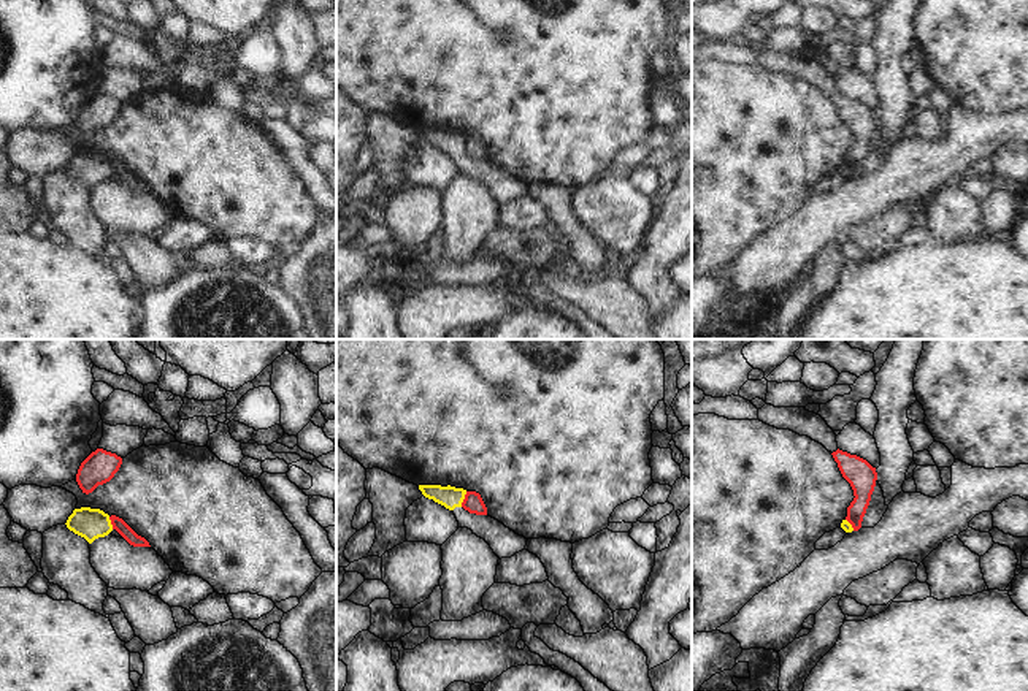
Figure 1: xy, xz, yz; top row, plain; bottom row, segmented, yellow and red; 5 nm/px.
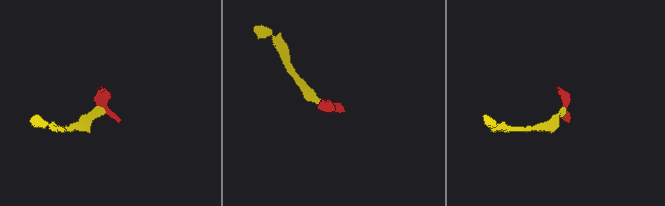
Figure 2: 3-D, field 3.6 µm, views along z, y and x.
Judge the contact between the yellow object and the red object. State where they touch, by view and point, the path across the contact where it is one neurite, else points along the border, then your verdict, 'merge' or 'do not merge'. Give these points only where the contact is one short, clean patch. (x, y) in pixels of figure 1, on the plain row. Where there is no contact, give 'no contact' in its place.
meets yellow in xz at (464, 143); border along xz (467, 137), (460, 151); do not merge

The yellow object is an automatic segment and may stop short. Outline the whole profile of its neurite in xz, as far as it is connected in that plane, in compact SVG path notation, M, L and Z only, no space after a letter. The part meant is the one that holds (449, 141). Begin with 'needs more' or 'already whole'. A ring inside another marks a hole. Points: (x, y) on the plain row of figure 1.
needs more | M419 130L419 135L425 143L433 144L435 147L452 155L458 166L458 173L468 173L473 176L473 179L484 184L500 204L511 203L525 195L528 184L516 179L489 160L470 158L462 152L466 135L451 130Z

